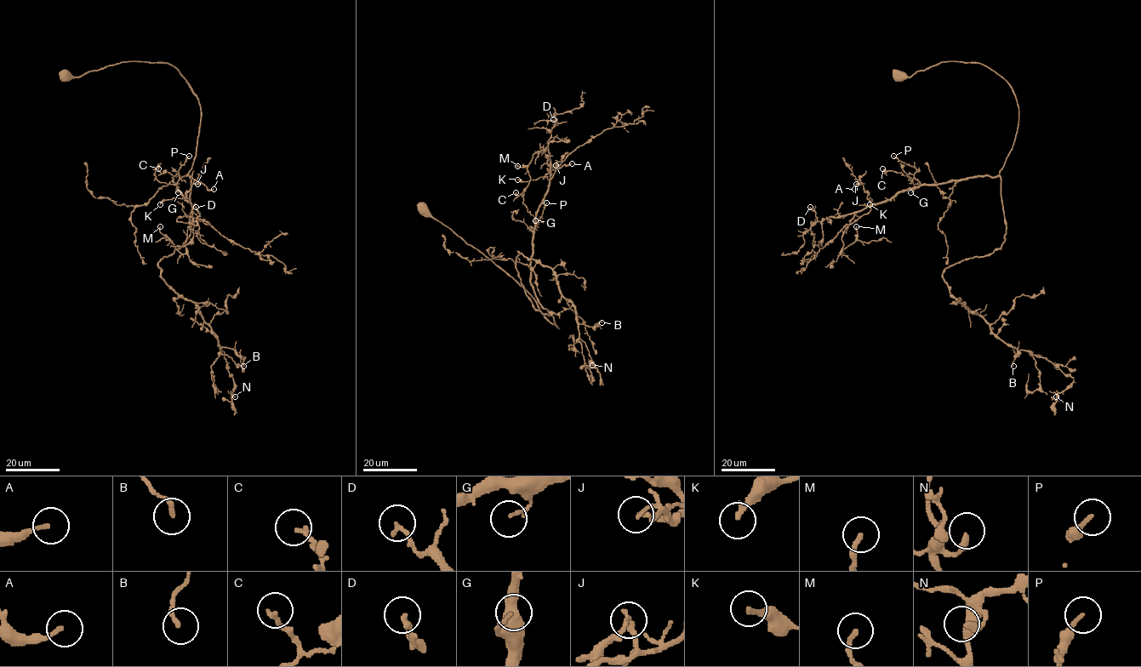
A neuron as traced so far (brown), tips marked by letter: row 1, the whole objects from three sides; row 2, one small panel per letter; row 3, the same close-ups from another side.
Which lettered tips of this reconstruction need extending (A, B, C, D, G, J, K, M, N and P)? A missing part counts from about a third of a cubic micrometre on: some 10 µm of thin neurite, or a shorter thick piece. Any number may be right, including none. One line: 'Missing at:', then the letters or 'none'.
Missing at: K

